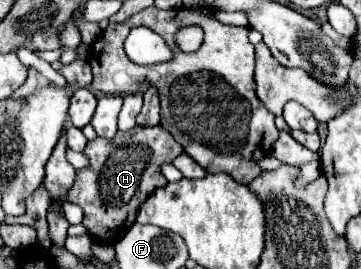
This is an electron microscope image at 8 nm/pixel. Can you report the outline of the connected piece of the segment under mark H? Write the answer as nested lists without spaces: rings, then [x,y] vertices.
[[[136,125],[134,131],[118,131],[114,139],[96,137],[94,141],[88,141],[84,153],[90,159],[90,167],[76,173],[66,199],[84,209],[82,225],[88,229],[92,239],[114,243],[136,221],[138,207],[146,201],[146,195],[156,187],[166,185],[160,165],[180,155],[182,147],[160,125],[150,129]]]

